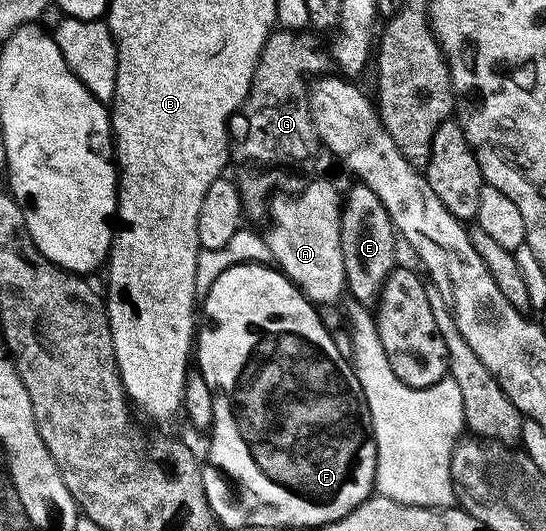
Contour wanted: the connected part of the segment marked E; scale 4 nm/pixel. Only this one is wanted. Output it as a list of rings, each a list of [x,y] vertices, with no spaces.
[[[354,184],[350,195],[345,195],[342,206],[342,251],[344,252],[344,272],[348,294],[359,306],[373,307],[382,294],[382,286],[396,269],[400,238],[390,218],[388,208],[372,192],[372,188]]]

